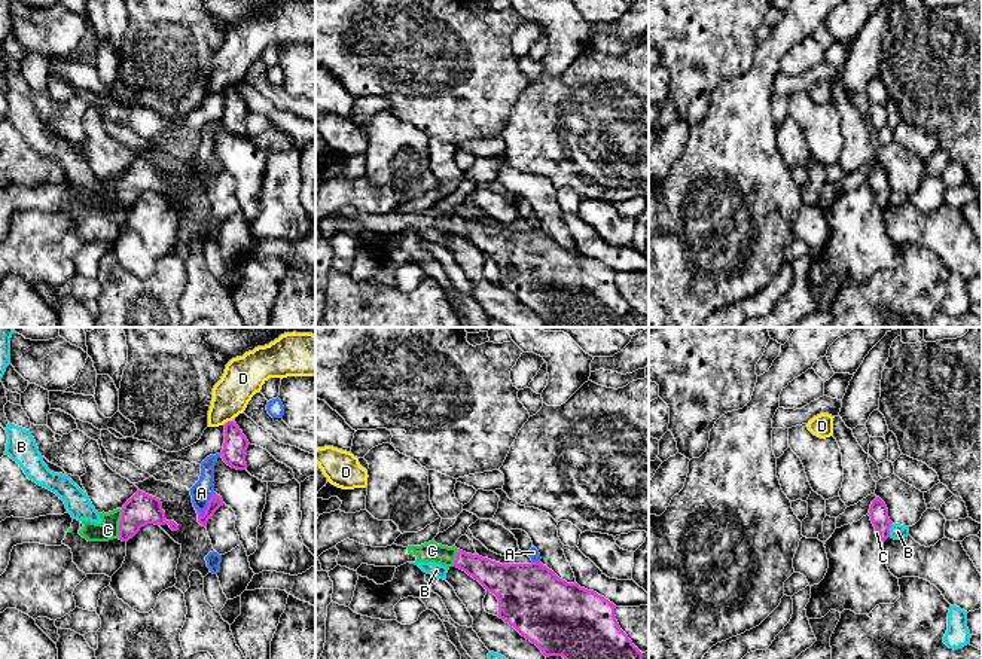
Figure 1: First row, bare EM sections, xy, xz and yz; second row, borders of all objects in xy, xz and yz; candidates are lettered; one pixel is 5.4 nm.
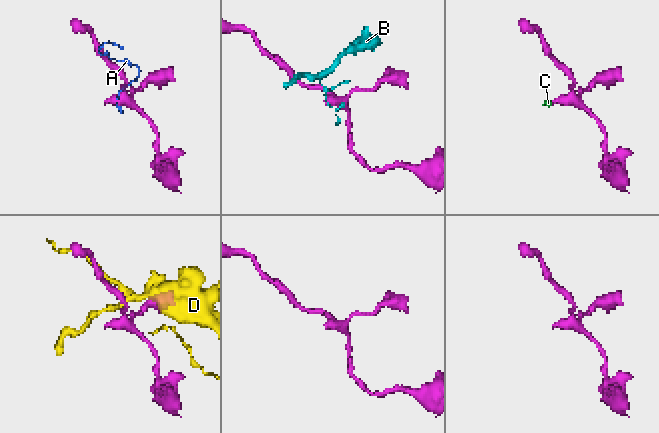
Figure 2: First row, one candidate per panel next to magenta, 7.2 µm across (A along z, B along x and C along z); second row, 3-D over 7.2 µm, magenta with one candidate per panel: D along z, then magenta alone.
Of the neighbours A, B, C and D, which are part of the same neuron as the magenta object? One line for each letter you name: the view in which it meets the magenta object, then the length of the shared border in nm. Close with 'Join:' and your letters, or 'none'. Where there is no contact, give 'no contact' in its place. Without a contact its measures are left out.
C: xy | 160 nm
Join: C

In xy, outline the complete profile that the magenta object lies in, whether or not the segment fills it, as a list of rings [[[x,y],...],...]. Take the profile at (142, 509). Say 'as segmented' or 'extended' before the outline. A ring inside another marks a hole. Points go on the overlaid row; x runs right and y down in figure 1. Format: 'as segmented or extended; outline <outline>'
extended; outline [[[140,489],[122,509],[98,515],[103,521],[101,524],[80,521],[79,534],[88,541],[109,541],[113,539],[128,541],[147,524],[168,524],[173,531],[179,530],[179,525],[174,521],[165,519],[161,500]]]

